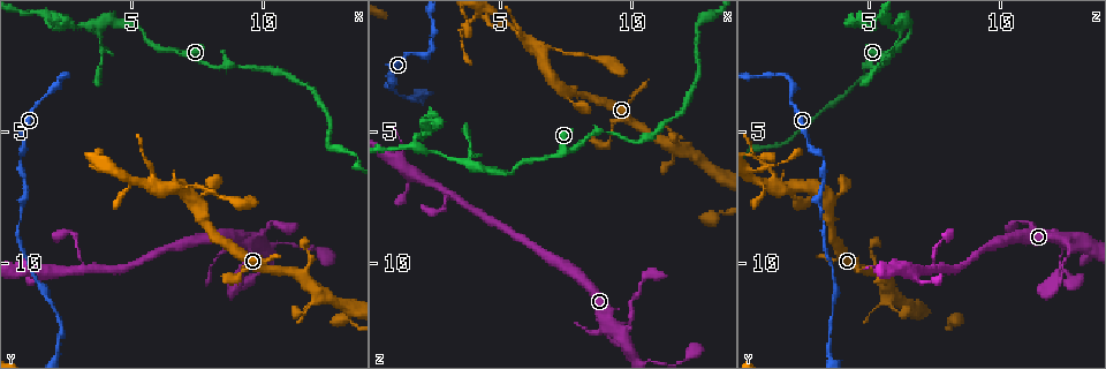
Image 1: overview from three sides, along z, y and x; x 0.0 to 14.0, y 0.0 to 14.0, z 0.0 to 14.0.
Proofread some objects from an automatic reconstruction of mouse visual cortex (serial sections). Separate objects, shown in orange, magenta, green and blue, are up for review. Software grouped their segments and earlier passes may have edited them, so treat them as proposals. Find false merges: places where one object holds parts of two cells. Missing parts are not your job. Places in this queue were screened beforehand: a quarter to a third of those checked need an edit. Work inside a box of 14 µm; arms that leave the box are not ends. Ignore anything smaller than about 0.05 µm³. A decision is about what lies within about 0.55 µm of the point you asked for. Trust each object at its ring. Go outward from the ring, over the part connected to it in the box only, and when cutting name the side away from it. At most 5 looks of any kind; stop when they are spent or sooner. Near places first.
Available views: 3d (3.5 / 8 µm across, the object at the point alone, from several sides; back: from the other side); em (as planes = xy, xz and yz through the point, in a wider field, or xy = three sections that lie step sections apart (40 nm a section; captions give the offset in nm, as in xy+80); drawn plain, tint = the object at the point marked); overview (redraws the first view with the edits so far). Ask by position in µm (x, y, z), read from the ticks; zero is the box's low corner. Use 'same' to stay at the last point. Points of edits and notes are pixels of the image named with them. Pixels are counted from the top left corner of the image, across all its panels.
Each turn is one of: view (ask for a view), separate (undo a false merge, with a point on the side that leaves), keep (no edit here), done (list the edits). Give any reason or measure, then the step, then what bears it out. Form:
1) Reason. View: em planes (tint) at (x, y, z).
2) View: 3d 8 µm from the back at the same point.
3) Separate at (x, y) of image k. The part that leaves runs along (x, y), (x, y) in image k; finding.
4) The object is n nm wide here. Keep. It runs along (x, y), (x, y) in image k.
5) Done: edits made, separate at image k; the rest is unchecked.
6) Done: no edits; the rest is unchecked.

Two arms at a narrow angle. View: 3d 8 µm at (6.6, 7.2, 1.9).

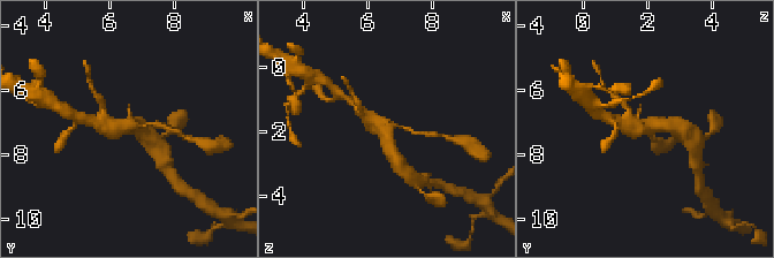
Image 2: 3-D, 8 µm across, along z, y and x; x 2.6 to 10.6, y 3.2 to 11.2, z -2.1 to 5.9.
View: em xy step 1 (tint) at (6.5, 7.1, 1.9).

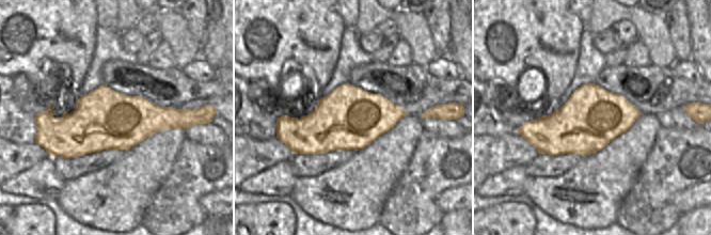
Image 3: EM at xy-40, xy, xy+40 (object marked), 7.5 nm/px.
Keep. It runs along (396, 158), (384, 128), (357, 106) in image 2; all the same cell.

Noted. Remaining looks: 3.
Abrupt turn. View: 3d 3.5 µm at (2.5, 2.8, 1.9).

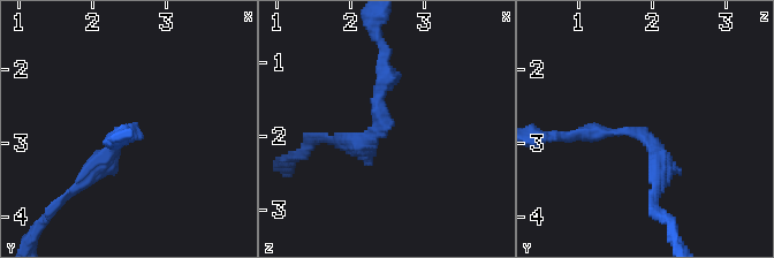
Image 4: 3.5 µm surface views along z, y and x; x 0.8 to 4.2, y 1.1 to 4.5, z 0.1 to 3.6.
The arms are 200, 200 nm wide. View: em xy step 5 (tint) at (2.40, 2.90, 1.95).

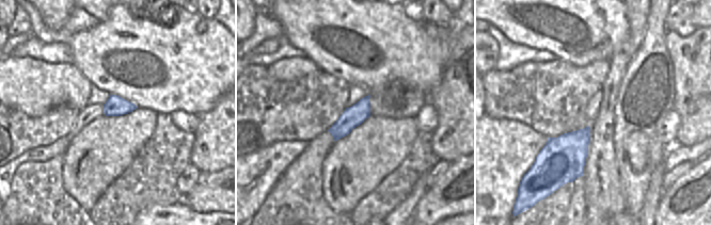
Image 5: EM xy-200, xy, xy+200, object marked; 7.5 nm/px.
Cut it another way. View: em xy step 3 (tint) at the same point.

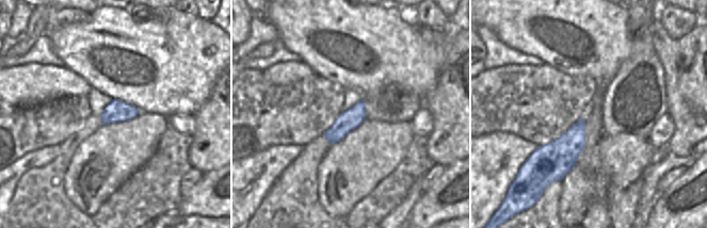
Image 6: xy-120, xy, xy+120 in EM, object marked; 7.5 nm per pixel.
Keep. It runs along (328, 141), (385, 129), (385, 55) in image 4; continuous, no second cell.

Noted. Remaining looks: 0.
Done: no edits; the rest is unchecked.

